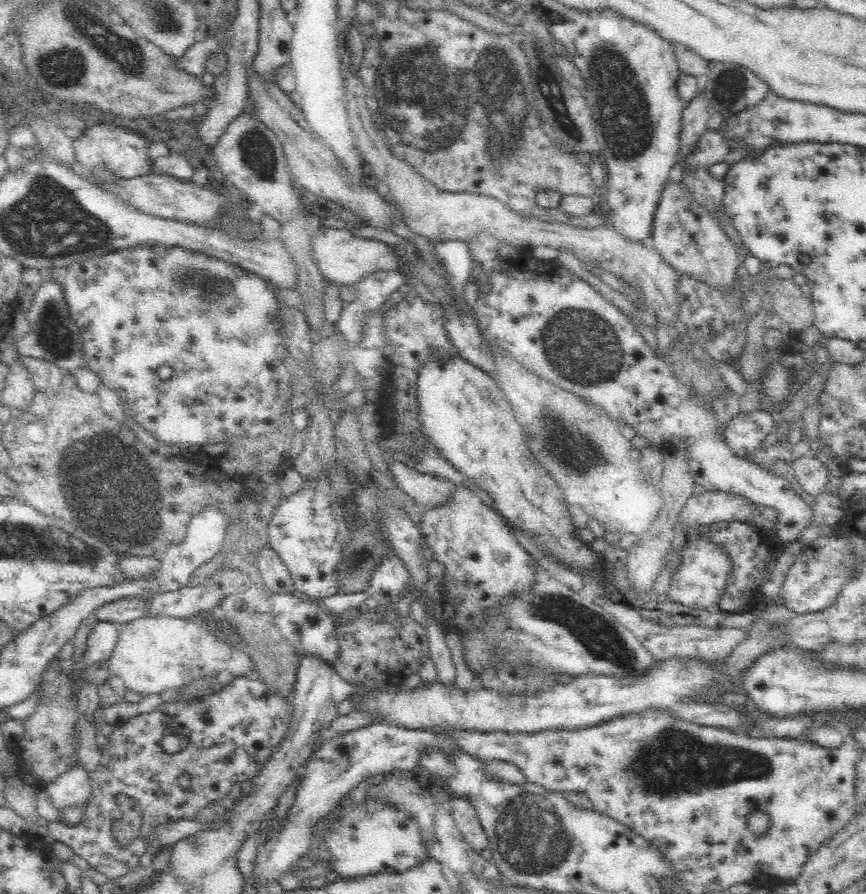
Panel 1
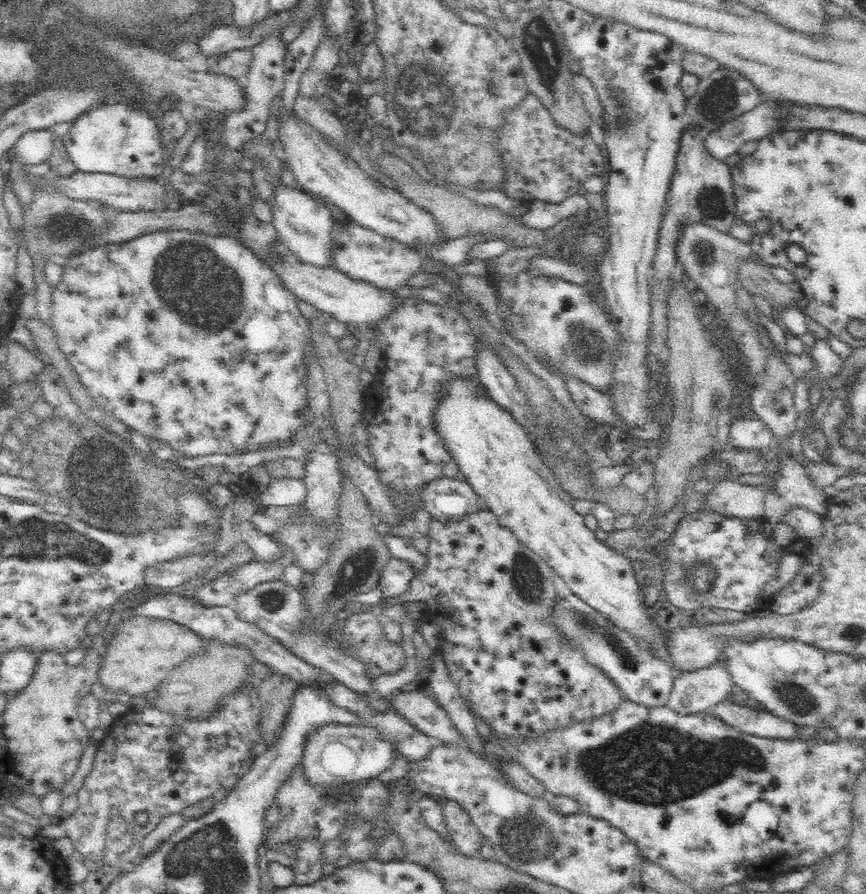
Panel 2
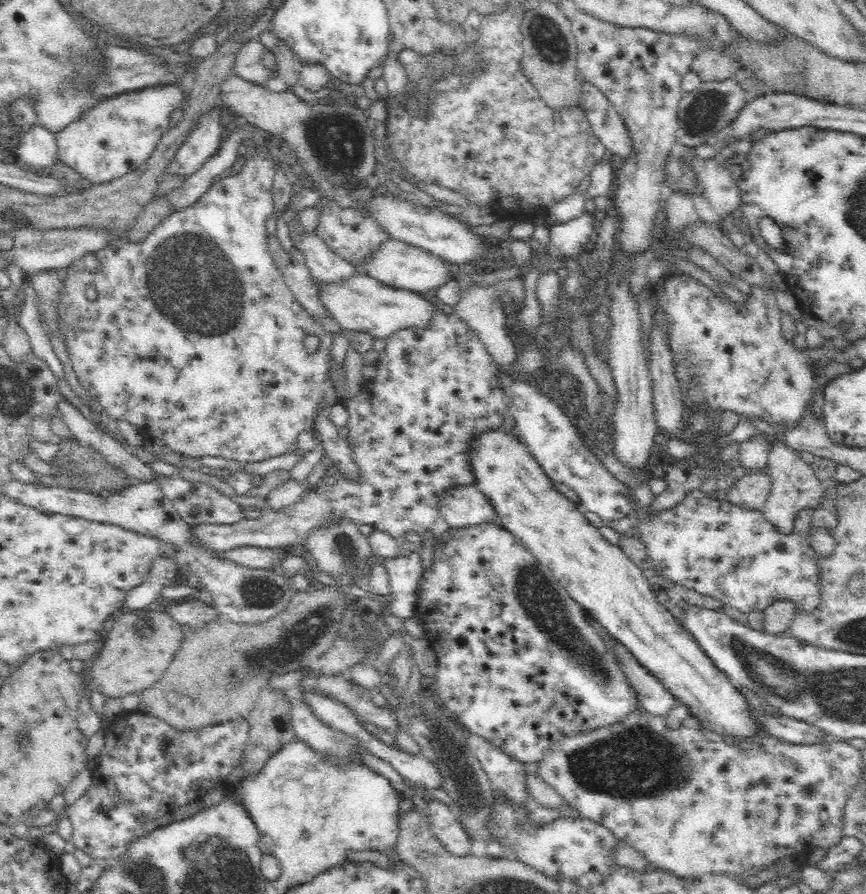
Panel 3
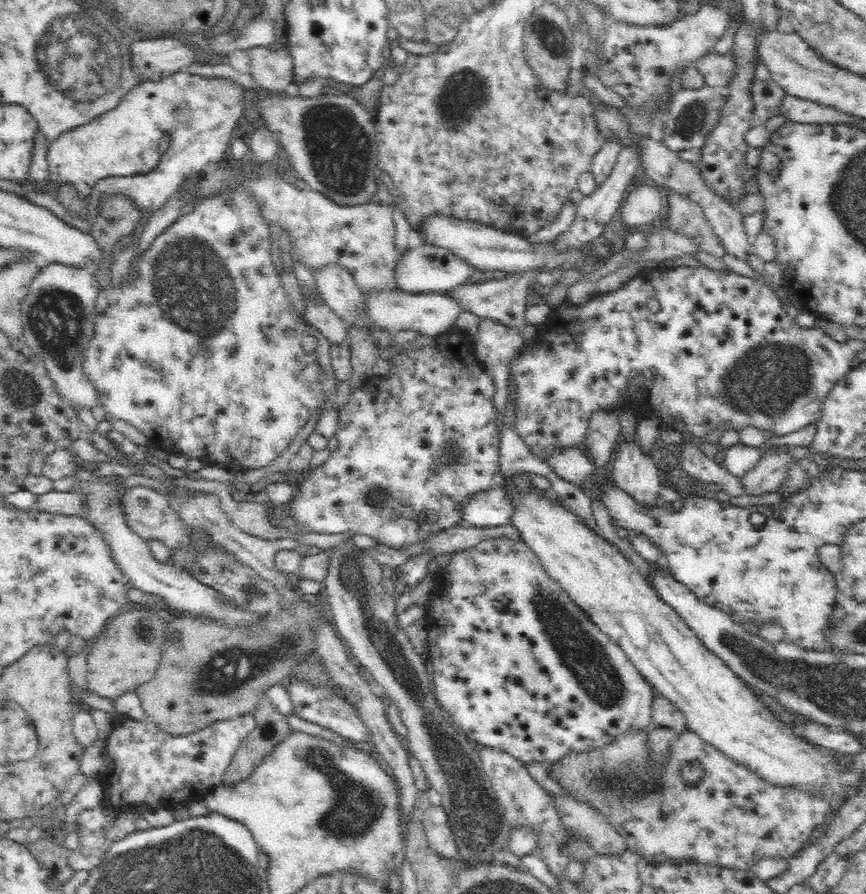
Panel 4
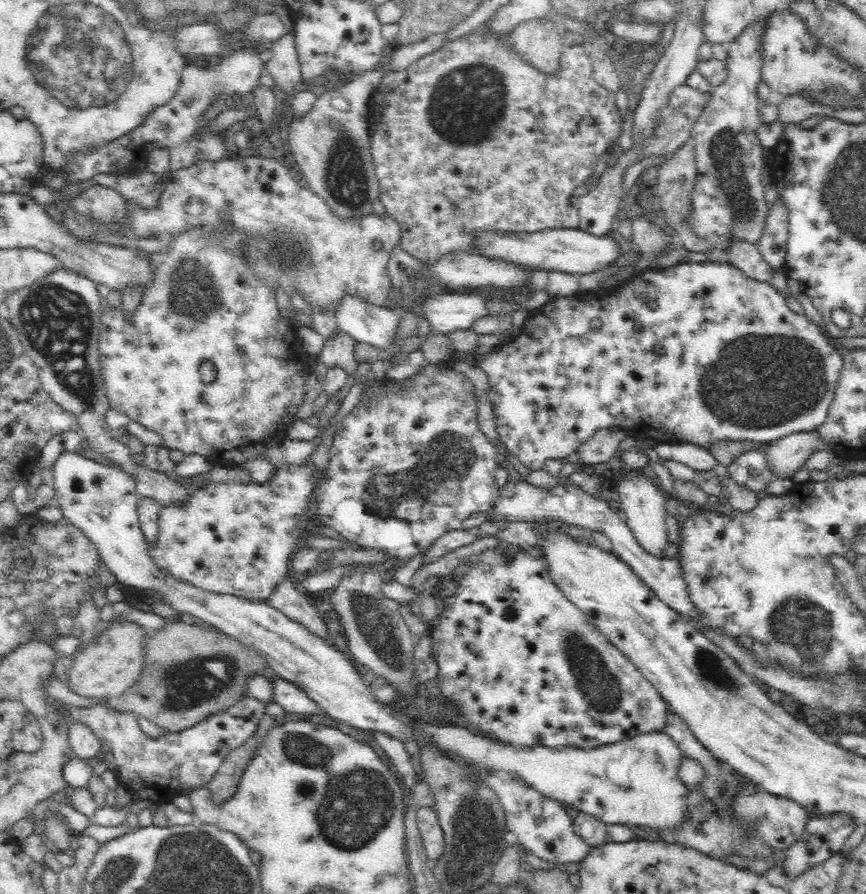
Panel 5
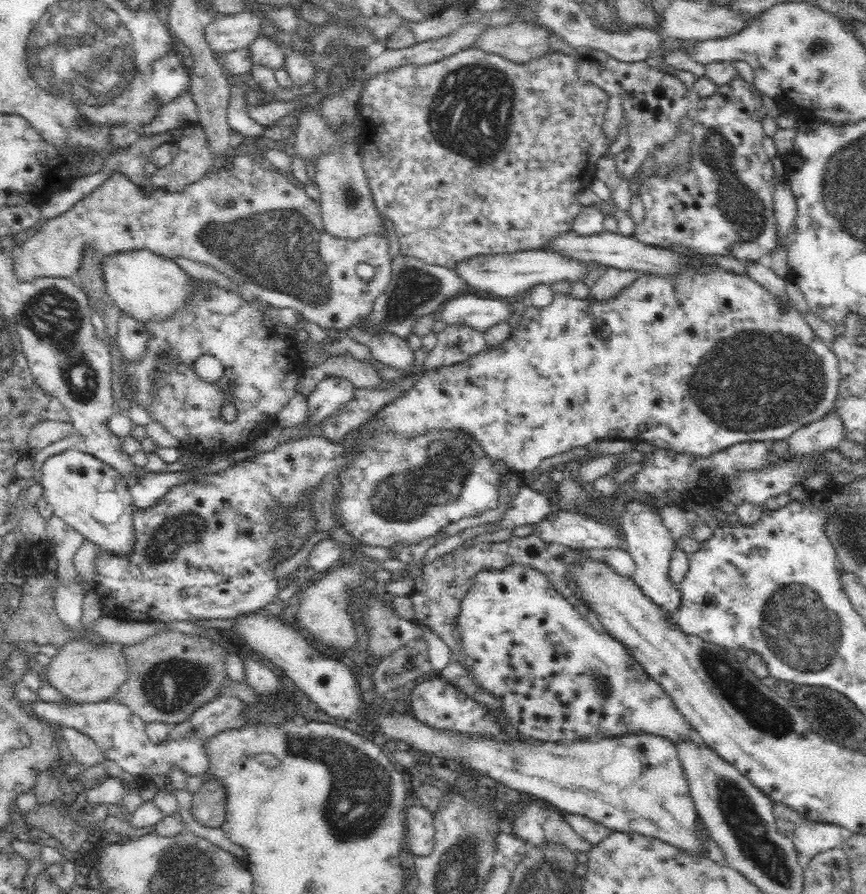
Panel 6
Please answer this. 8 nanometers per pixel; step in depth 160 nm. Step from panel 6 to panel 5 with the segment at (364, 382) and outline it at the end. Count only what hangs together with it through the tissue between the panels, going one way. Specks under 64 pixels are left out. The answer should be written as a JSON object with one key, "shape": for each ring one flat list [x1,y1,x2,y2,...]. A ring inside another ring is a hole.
{"shape":[[338,327,336,334,334,334,332,338,325,340,318,360,328,367,339,364,347,368,350,374,354,373,357,369,356,361,354,361,354,357,352,357,354,342,354,338]]}

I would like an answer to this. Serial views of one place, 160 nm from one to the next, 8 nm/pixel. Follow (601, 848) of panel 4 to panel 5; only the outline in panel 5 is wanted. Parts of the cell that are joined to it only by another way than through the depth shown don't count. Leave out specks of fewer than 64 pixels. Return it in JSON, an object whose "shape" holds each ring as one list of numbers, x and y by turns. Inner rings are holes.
{"shape":[[579,808,576,809,576,816,571,818,571,825,574,833,588,844,590,850,604,846,612,839,608,822]]}

